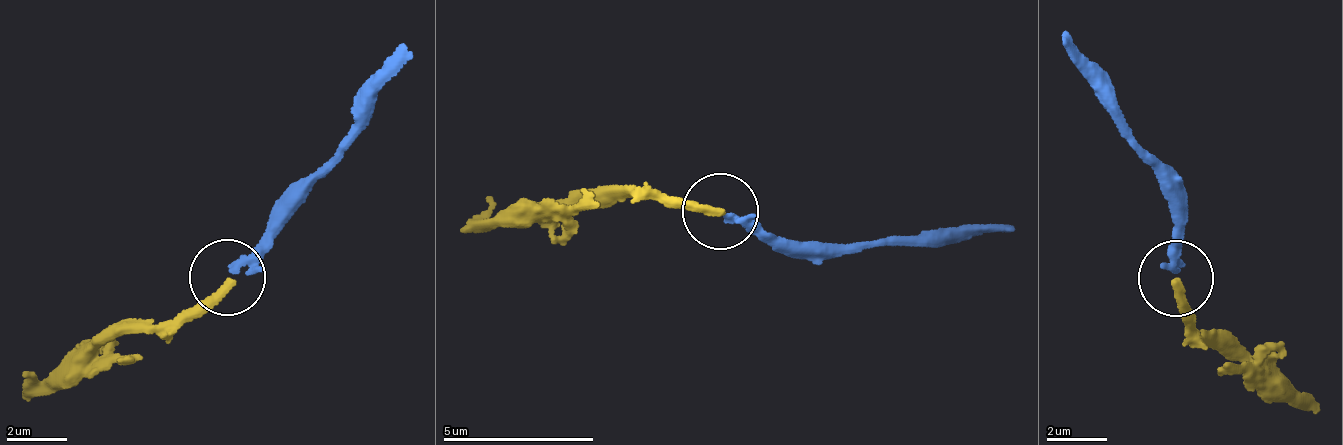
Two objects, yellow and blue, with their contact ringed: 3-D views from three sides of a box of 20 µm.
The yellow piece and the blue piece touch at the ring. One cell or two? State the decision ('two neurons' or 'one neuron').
one neuron

